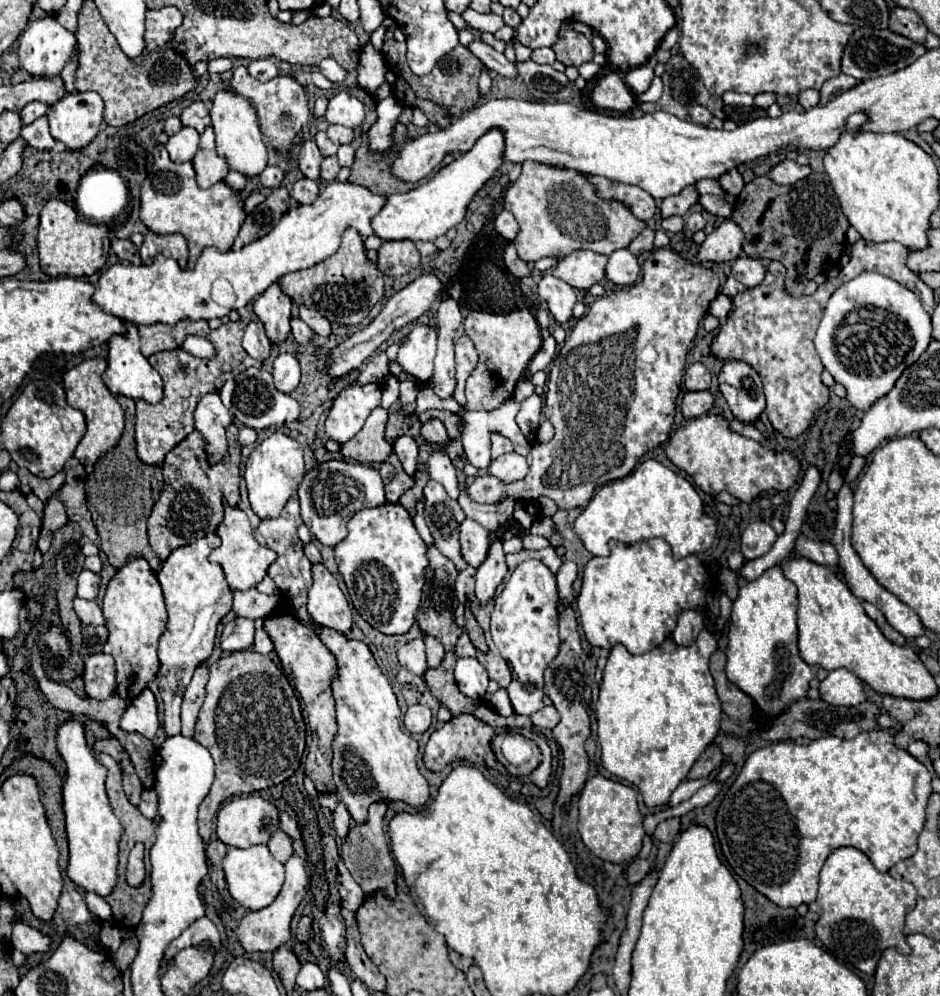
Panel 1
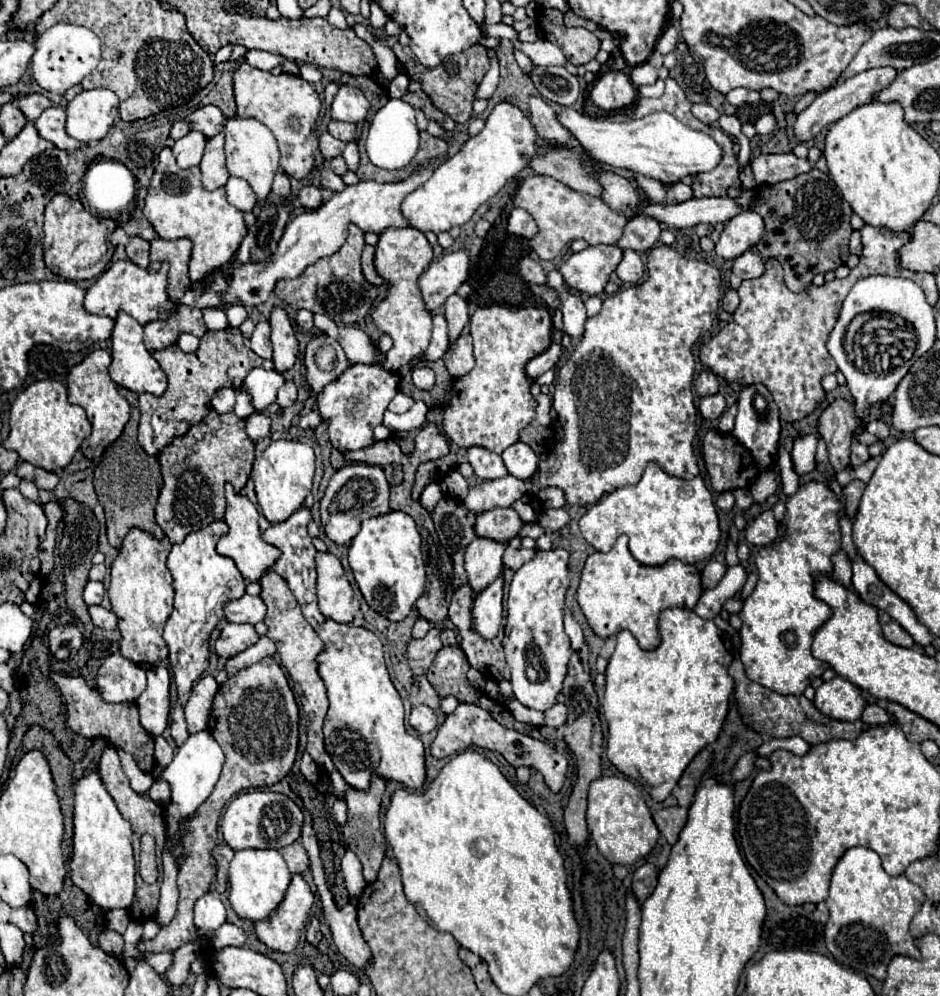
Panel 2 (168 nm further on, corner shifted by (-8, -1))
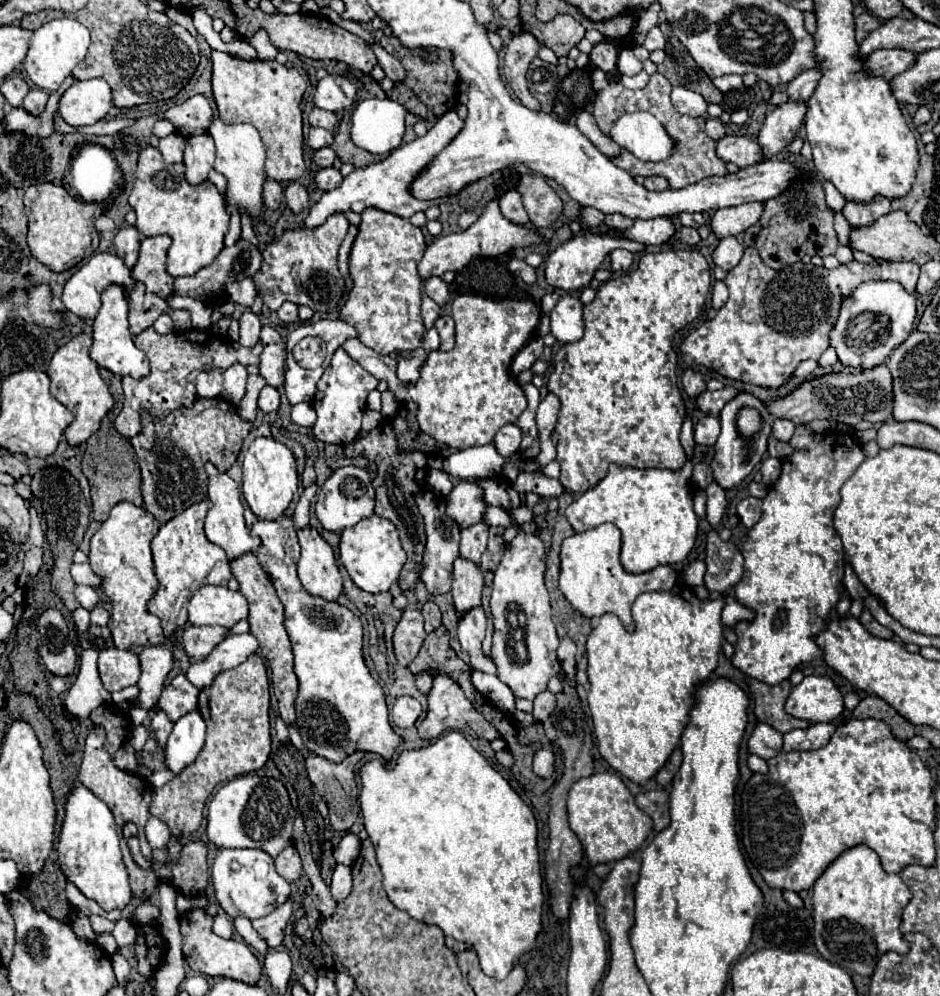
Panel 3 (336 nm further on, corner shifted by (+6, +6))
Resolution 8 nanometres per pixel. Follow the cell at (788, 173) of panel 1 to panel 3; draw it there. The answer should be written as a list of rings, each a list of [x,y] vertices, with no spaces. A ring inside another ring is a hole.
[[[725,136],[717,142],[717,156],[725,162],[733,162],[739,168],[755,166],[763,162],[763,150],[757,140],[747,136]]]

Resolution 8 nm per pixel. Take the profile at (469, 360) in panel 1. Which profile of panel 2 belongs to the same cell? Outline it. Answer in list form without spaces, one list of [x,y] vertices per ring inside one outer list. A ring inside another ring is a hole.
[[[463,331],[459,335],[459,339],[455,339],[455,347],[449,345],[443,361],[445,361],[445,367],[451,377],[461,377],[473,369],[475,359],[473,359],[471,335],[467,331]]]

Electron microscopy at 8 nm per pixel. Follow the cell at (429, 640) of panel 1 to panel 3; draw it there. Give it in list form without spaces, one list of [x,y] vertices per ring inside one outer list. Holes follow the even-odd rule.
[[[405,610],[403,618],[399,620],[395,634],[393,634],[393,648],[397,662],[401,666],[407,666],[419,652],[423,640],[425,640],[425,630],[423,630],[423,616],[419,610]]]

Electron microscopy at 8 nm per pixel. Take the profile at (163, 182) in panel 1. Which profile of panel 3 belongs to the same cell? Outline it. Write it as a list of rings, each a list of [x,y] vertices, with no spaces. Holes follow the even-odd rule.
[[[147,146],[139,154],[137,180],[129,196],[131,208],[137,214],[137,230],[143,236],[169,234],[173,244],[167,256],[167,272],[177,276],[193,276],[201,268],[209,266],[223,248],[223,236],[229,228],[229,212],[225,198],[209,182],[191,186],[185,180],[183,164],[165,164],[161,152],[153,146]]]

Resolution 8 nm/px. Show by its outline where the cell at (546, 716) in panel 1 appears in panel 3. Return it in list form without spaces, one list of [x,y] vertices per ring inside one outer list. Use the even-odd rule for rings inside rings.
[[[541,692],[533,702],[535,702],[533,718],[535,718],[537,722],[543,722],[543,720],[549,718],[549,714],[551,714],[553,708],[555,708],[555,694],[551,694],[551,692]]]

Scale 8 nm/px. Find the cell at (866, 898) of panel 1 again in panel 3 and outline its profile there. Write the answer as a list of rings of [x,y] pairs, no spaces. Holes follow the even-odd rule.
[[[859,844],[845,850],[811,888],[813,938],[819,954],[841,968],[871,976],[885,952],[909,952],[909,944],[899,932],[901,912],[909,900],[911,892],[899,874],[887,874],[879,864],[879,856],[869,846]]]

